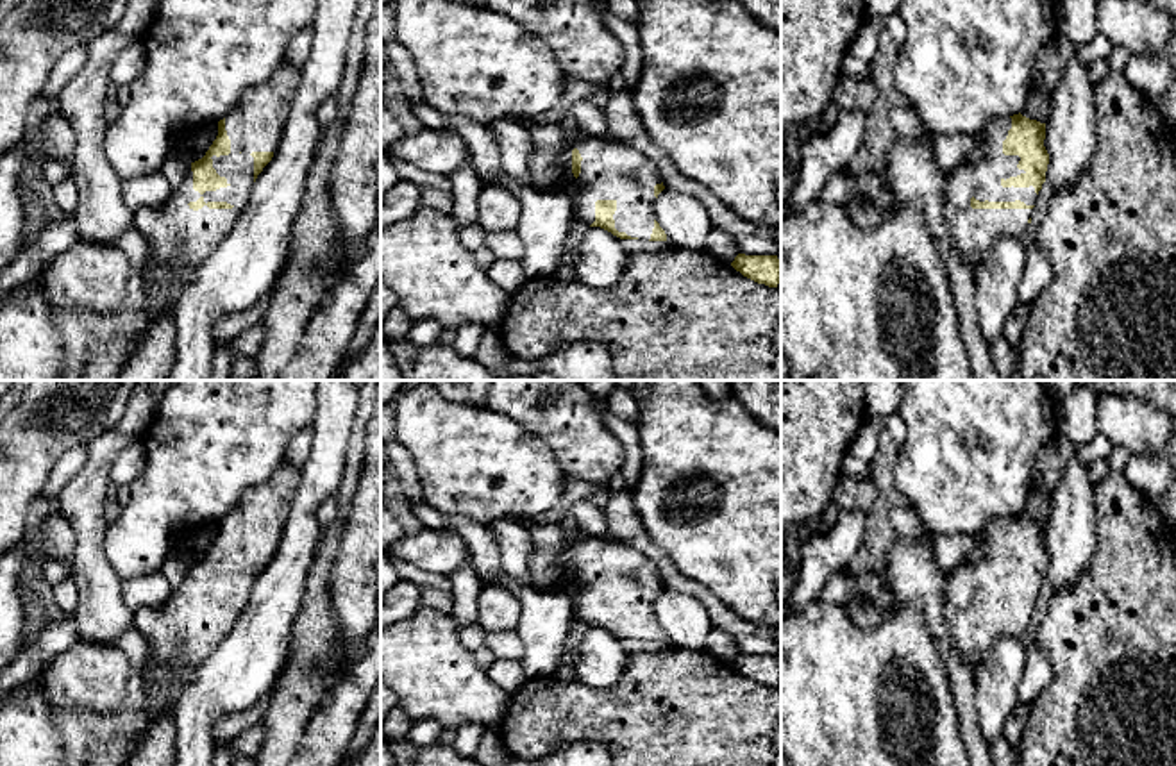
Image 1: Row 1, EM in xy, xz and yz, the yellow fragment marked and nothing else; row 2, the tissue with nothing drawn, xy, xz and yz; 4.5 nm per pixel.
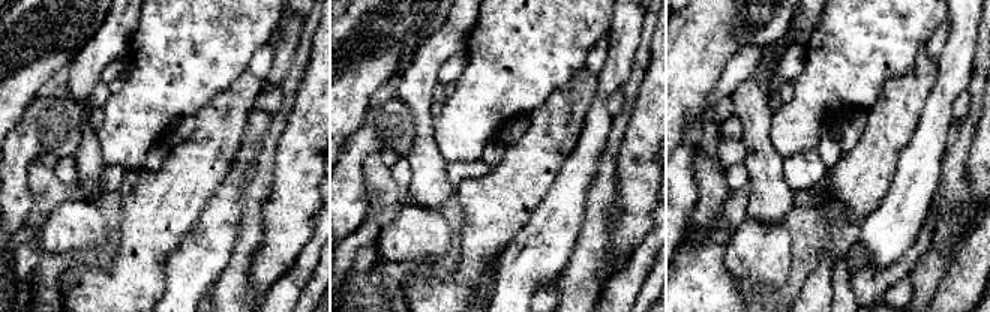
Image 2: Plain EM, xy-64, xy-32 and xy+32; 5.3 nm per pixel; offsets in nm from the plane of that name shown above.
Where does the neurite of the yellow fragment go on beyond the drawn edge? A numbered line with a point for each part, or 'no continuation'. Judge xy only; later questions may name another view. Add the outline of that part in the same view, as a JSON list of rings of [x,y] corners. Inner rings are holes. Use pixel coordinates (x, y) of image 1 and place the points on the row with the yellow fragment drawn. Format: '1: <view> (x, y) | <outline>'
1: xy (181, 238) | [[[288,59],[282,61],[279,70],[256,87],[247,87],[234,111],[225,118],[225,130],[231,139],[229,155],[213,155],[213,168],[220,177],[227,179],[227,187],[216,191],[206,191],[200,195],[193,189],[193,171],[186,173],[184,180],[175,186],[170,196],[150,207],[134,211],[134,227],[152,245],[154,257],[147,268],[147,282],[155,287],[168,282],[175,273],[182,270],[195,270],[206,262],[209,254],[222,243],[222,239],[232,230],[236,220],[241,216],[245,204],[250,200],[254,186],[254,157],[252,152],[275,152],[284,127],[291,100],[297,93],[300,79],[300,68],[293,66]],[[197,202],[227,202],[231,209],[209,209],[204,205],[193,211],[188,204]]]

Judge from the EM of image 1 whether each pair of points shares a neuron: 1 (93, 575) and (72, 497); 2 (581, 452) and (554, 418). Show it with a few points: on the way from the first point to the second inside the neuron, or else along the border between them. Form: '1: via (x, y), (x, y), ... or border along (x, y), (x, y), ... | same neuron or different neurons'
1: via (90, 556), (90, 525), (86, 516) | same neuron
2: via (572, 443), (558, 432), (558, 427) | same neuron

